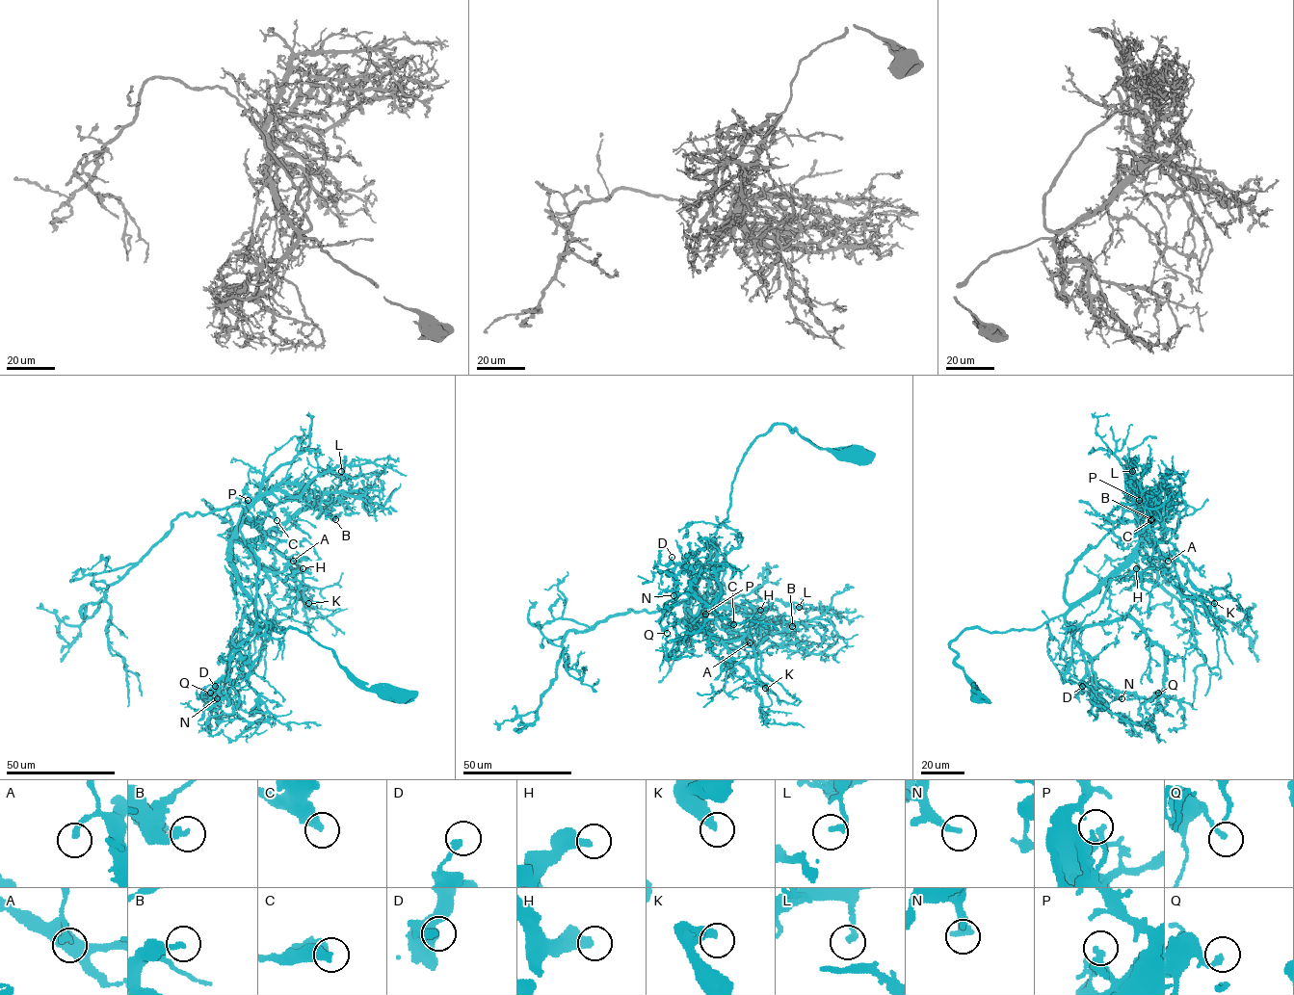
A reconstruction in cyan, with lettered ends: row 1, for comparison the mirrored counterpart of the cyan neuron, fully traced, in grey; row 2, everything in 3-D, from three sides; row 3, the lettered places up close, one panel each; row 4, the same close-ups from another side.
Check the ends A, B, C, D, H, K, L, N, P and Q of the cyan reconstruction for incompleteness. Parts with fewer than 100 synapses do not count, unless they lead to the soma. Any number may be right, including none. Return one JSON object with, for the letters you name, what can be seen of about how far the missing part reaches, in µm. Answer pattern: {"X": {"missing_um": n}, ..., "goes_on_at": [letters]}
{"K": {"missing_um": 40}, "goes_on_at": ["K"]}

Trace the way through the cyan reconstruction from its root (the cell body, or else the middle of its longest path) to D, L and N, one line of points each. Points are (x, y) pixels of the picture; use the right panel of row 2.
D: (976, 696), (950, 647), (960, 633), (1034, 630), (1061, 615), (1086, 664), (1089, 682), (1082, 686)
L: (976, 696), (950, 643), (968, 629), (1034, 630), (1103, 584), (1143, 535), (1134, 492), (1125, 495), (1132, 471)
N: (976, 696), (974, 684), (950, 647), (960, 633), (976, 627), (1034, 630), (1062, 615), (1089, 676), (1122, 698)

